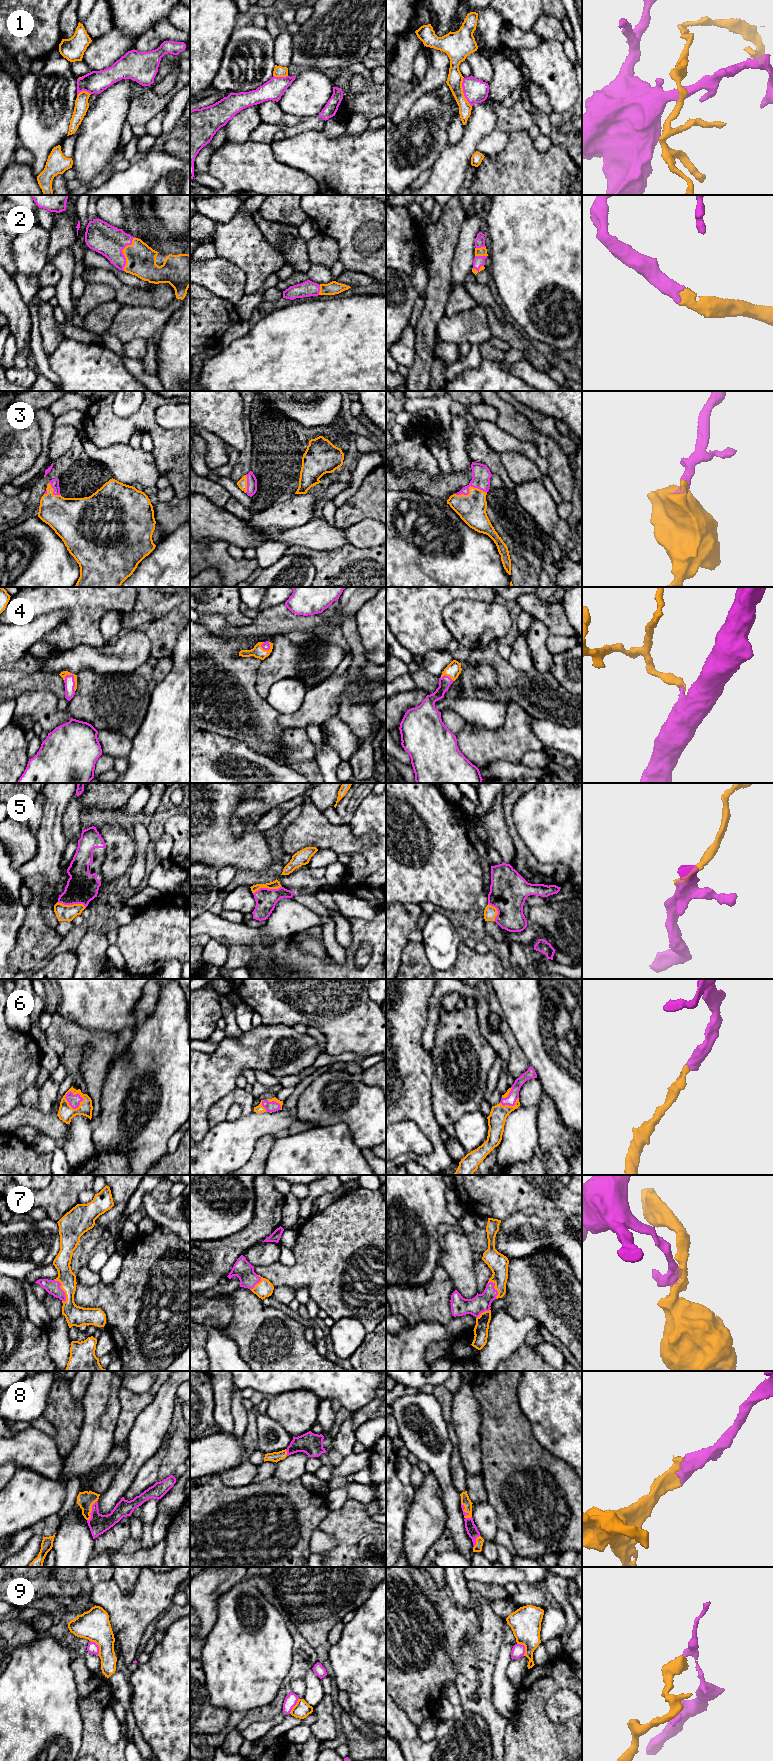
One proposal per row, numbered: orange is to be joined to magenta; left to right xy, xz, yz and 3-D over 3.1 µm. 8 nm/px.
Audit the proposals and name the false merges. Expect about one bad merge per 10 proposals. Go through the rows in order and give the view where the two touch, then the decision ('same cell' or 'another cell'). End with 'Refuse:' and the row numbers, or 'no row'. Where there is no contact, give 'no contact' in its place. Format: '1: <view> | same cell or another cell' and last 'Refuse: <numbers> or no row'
1: yz | another cell
2: xy | same cell
3: yz | same cell
4: xy | same cell
5: xz | same cell
6: xy | same cell
7: xy | same cell
8: xy | same cell
9: xy | another cell
Refuse: 1, 9

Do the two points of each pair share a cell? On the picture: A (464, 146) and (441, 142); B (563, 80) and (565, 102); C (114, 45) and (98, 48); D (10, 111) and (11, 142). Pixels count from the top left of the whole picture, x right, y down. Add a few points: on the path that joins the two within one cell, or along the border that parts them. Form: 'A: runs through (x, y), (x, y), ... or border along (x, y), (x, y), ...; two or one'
A: border along (448, 142), (434, 163); two
B: runs through (563, 85), (563, 97); one
C: runs through (110, 48), (102, 48); one
D: runs through (10, 119), (10, 134); one

